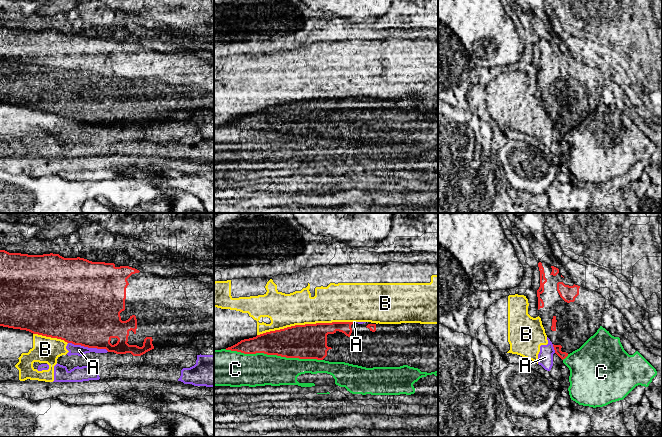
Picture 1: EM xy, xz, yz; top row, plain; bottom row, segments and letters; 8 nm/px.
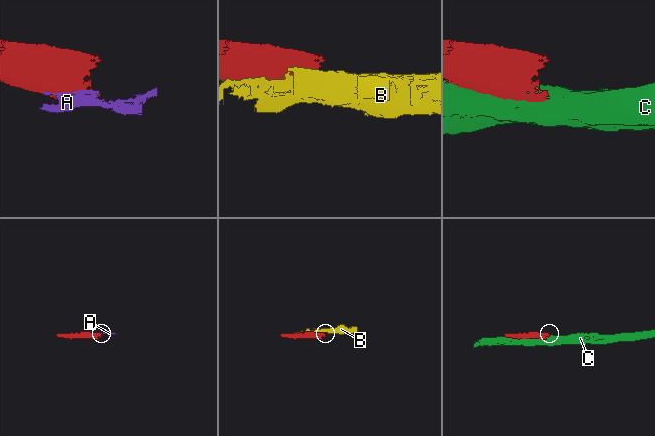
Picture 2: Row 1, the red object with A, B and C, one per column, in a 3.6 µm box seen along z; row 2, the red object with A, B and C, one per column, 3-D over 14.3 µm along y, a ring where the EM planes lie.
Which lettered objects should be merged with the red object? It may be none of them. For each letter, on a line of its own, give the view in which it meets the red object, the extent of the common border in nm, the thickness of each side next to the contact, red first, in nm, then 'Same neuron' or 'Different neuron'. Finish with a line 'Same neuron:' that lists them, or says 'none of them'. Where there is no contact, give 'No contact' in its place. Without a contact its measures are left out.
A: Touches red in xy. Shared border 340 nm. Thickness 480 nm (red) against 90 nm. Different neuron
B: Touches red in xz. Shared border 800 nm. Thickness 280 nm (red) against 280 nm. Different neuron
C: Touches red in xz. Shared border 800 nm. Thickness 280 nm (red) against 260 nm. Different neuron
Same neuron: none of them

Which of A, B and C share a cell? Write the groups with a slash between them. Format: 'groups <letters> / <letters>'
groups A B / C

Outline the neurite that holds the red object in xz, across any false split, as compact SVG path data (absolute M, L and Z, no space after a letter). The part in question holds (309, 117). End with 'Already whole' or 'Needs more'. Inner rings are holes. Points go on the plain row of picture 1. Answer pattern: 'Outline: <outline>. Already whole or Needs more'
Outline: M438 100L295 101L241 116L226 126L345 138L366 144L408 141L431 149L438 147Z. Needs more

